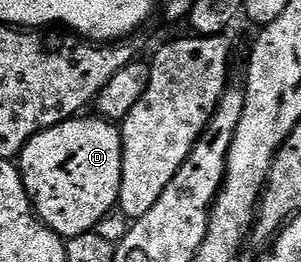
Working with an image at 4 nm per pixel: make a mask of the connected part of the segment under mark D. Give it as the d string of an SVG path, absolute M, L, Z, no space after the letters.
M88 115L63 120L58 126L42 130L34 138L30 138L30 142L26 142L18 157L20 177L24 180L24 189L32 200L36 215L47 228L65 238L93 231L98 222L102 222L102 218L106 218L106 214L117 207L120 199L124 157L120 128L113 121Z

